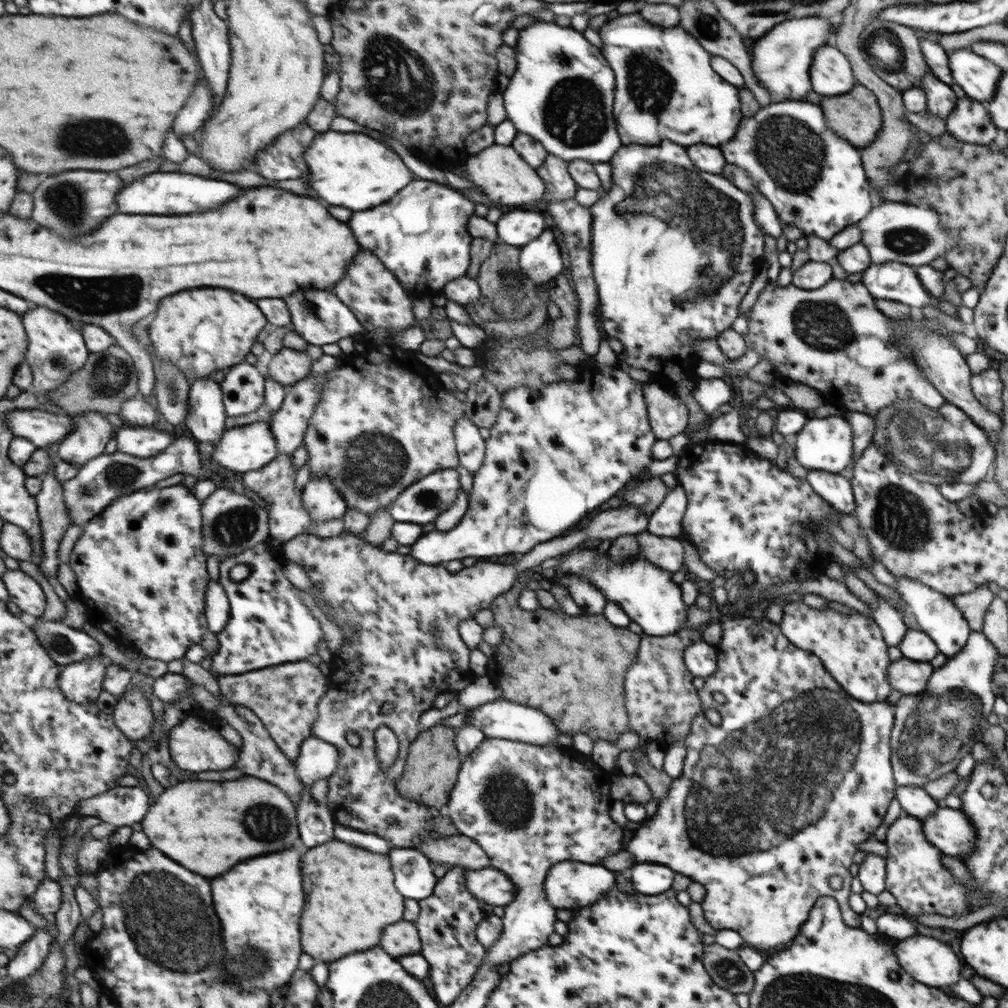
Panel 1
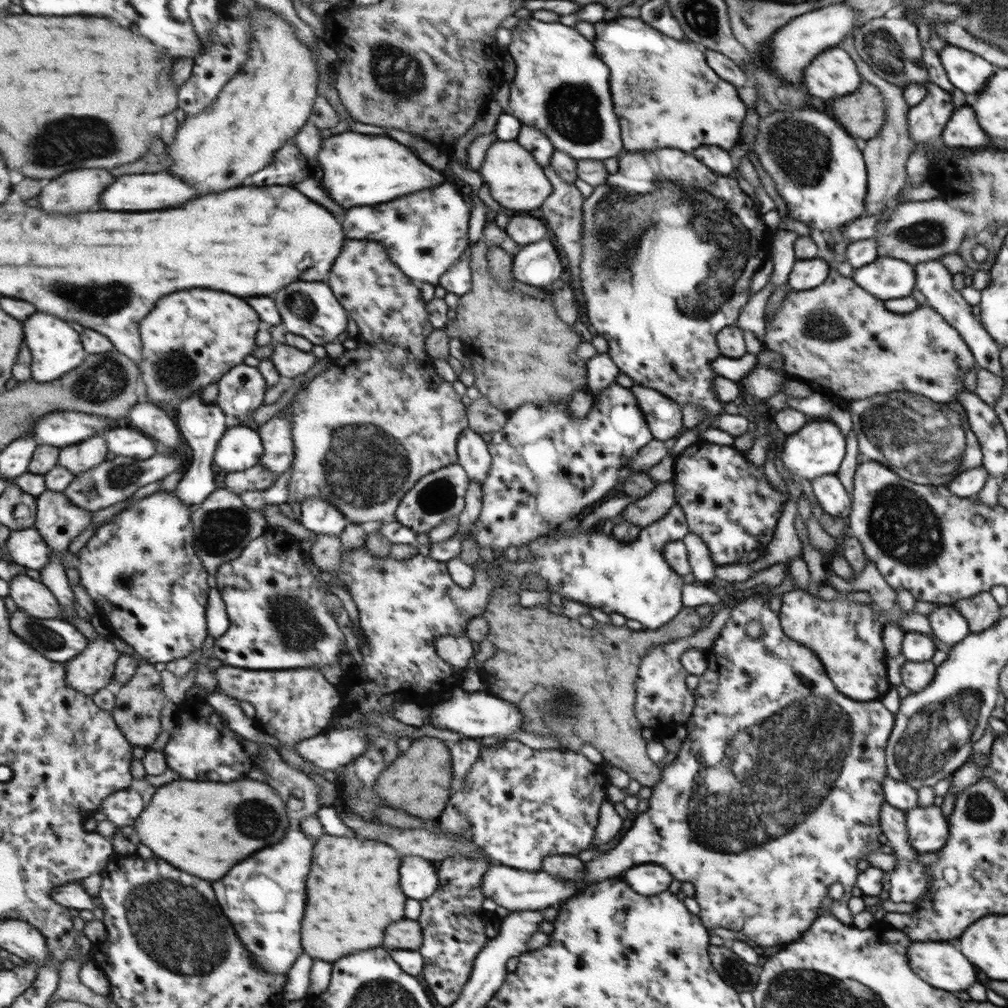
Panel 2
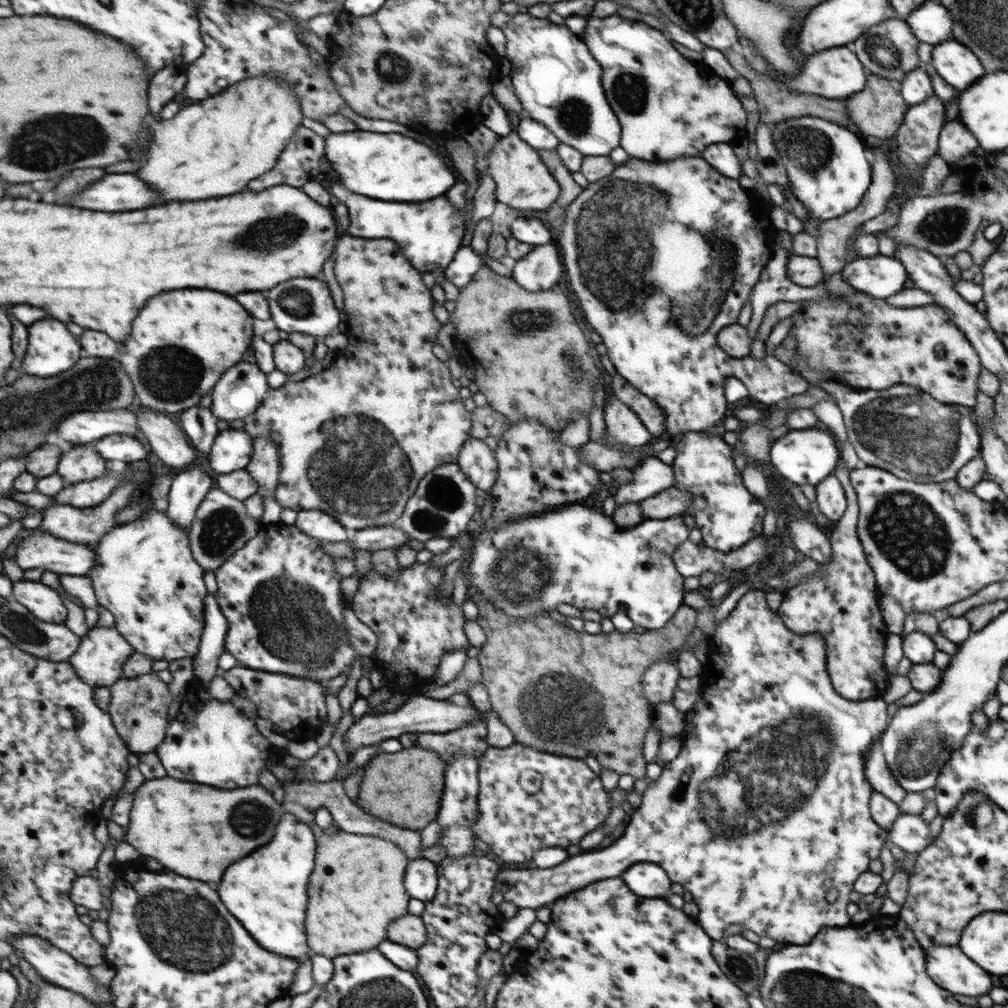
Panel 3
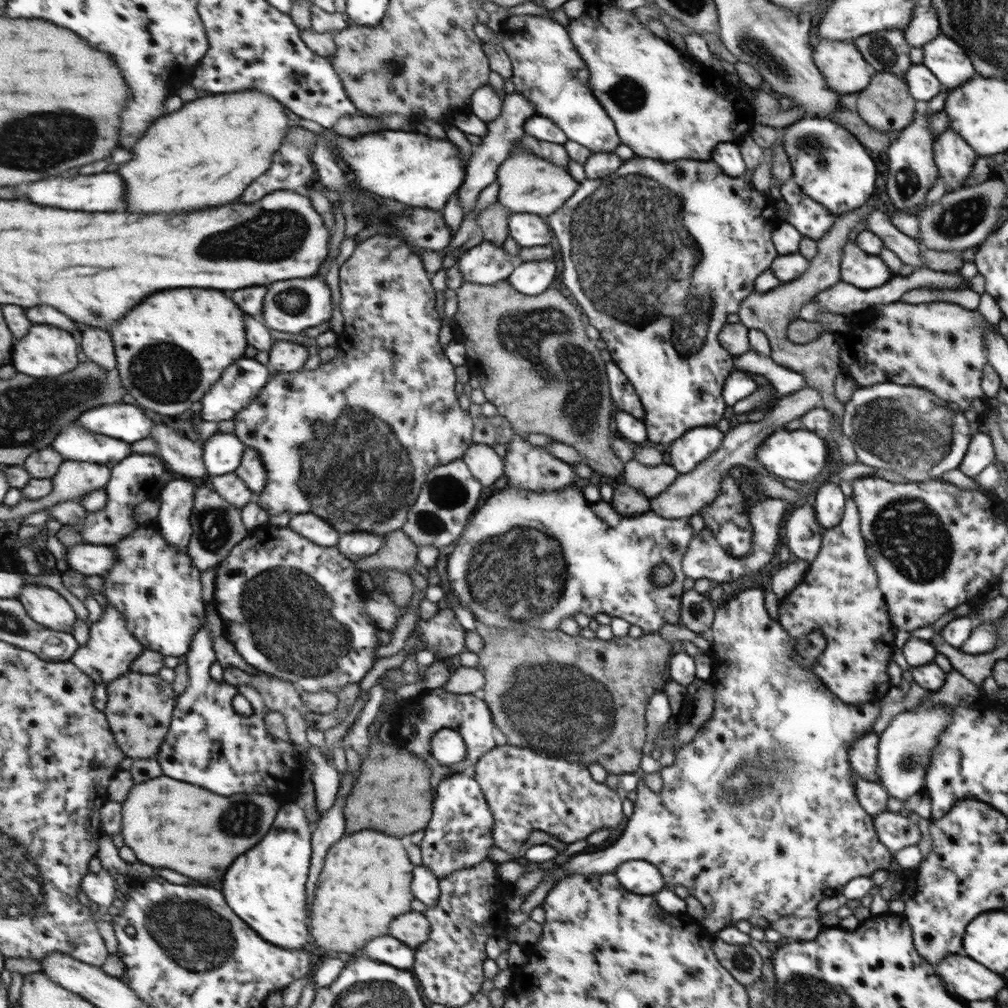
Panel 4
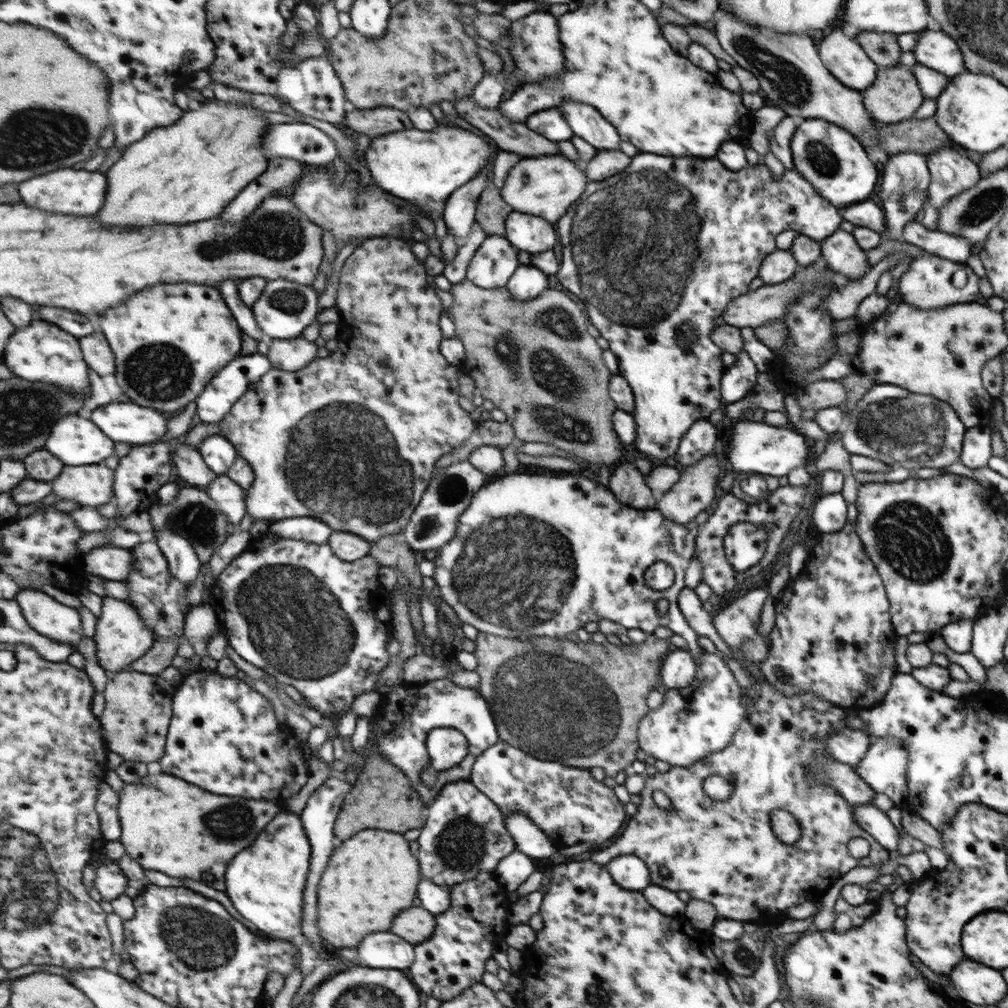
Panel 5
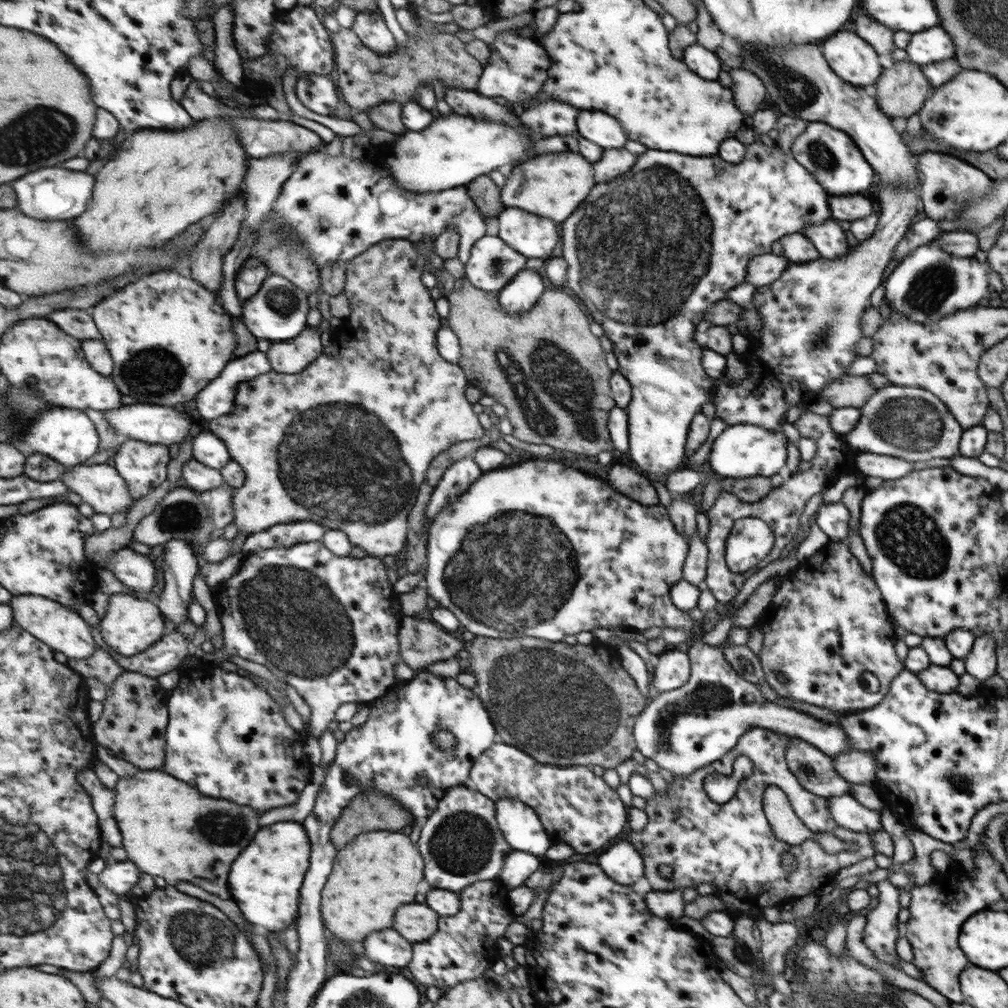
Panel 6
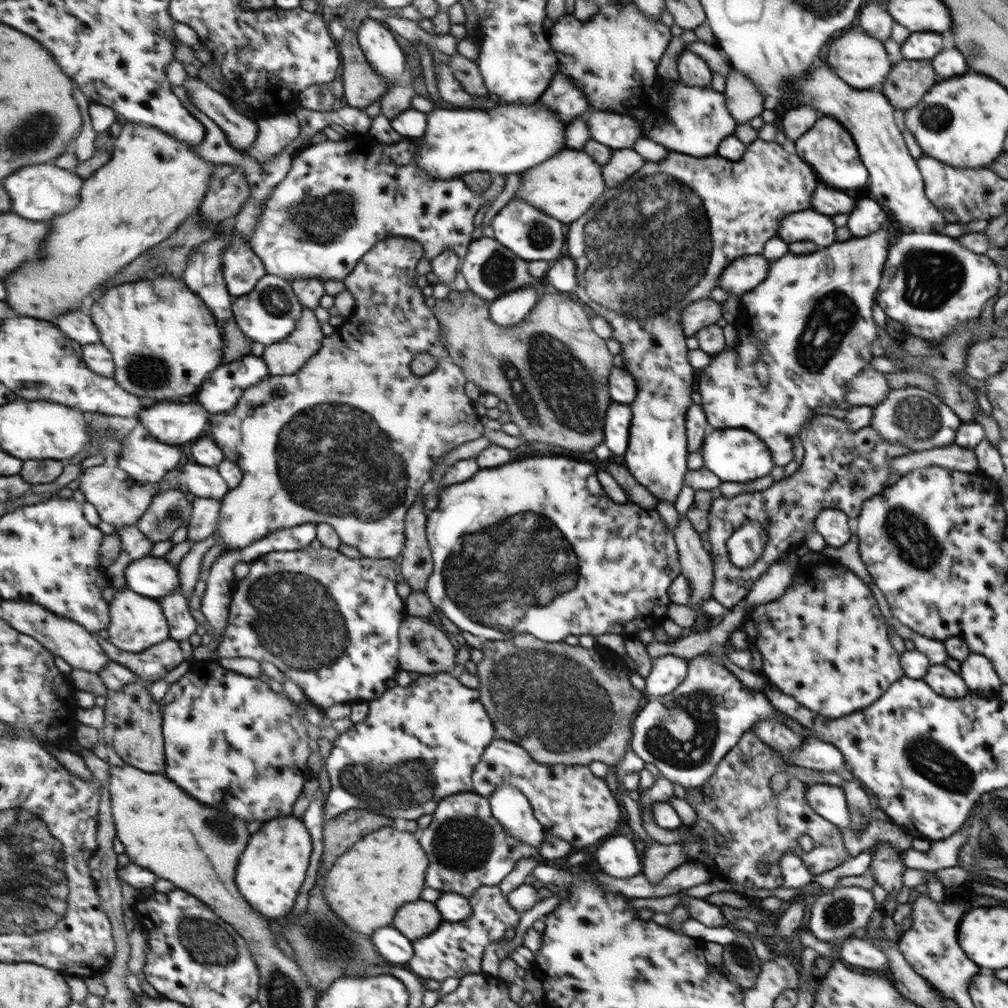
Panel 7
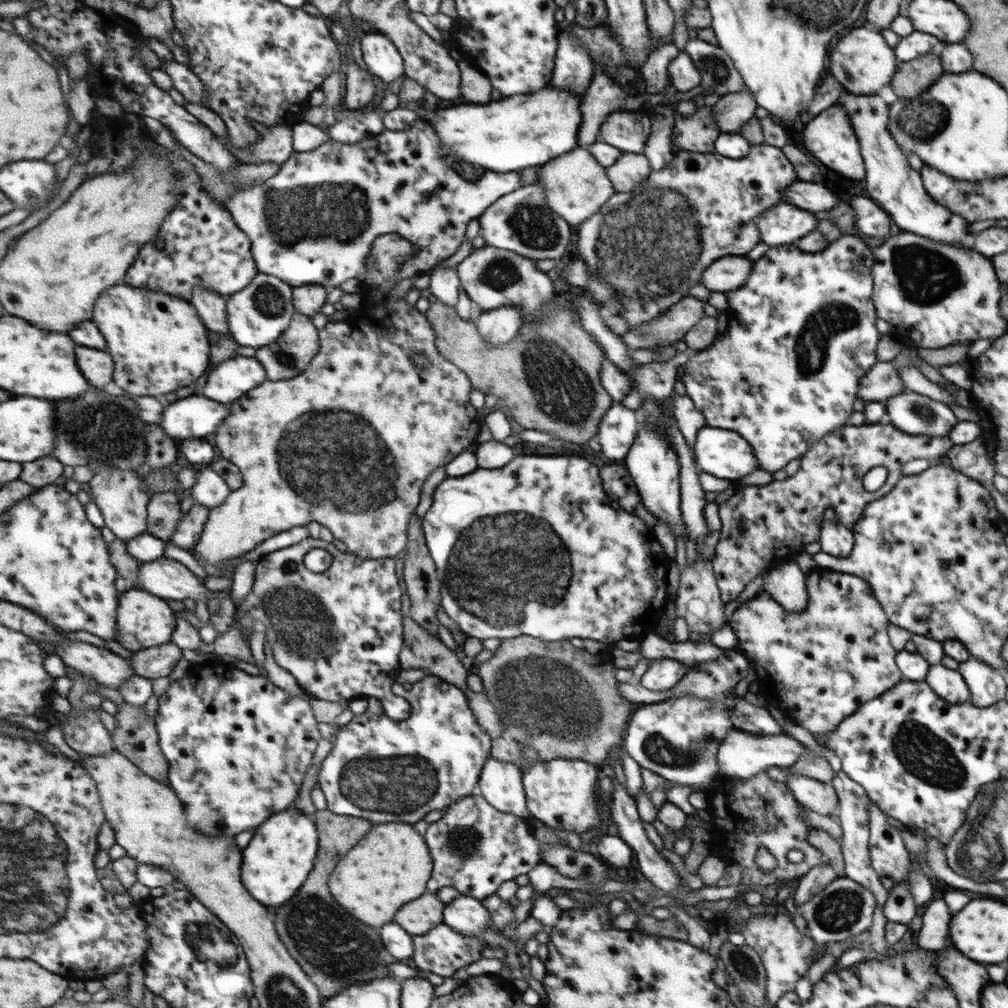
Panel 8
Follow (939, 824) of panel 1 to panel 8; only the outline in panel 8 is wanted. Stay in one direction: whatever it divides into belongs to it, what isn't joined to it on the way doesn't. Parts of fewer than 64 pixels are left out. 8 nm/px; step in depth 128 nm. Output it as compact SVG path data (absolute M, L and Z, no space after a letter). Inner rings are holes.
M797 773L787 775L783 782L799 805L825 816L833 816L837 810L837 796L830 783L822 783Z

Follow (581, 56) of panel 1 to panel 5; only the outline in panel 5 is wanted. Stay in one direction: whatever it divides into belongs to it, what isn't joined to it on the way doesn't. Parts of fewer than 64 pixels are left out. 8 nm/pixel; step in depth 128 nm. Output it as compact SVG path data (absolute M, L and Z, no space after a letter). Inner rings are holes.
M547 10L533 11L509 24L507 28L509 36L509 53L514 61L518 72L523 73L523 80L520 82L539 84L539 81L547 77L555 77L563 73L566 68L560 42L560 28L557 19ZM571 100L553 107L561 111L574 136L587 141L598 151L617 150L621 144L622 140L615 127L607 122L595 107Z

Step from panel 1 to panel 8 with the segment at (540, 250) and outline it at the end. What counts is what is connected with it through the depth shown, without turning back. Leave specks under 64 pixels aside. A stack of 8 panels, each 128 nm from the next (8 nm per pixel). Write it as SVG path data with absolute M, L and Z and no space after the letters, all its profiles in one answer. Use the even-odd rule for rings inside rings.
M501 306L501 308L478 311L474 321L483 339L491 342L491 346L499 346L507 344L514 338L524 322L524 315L519 306Z

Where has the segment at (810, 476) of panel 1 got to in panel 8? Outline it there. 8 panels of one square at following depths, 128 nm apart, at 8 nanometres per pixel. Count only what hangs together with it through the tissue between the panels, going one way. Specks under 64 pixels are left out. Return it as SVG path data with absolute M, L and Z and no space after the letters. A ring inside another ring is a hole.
M827 508L825 516L822 517L821 537L818 543L821 552L833 558L845 558L853 552L853 532L838 522L831 508Z

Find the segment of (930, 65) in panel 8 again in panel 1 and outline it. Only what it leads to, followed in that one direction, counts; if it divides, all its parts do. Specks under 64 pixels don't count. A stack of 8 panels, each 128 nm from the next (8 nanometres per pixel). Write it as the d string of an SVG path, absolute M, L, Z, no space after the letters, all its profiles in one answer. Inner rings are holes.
M859 84L843 96L823 98L821 108L827 114L827 126L854 147L869 145L882 125L882 112L875 95Z

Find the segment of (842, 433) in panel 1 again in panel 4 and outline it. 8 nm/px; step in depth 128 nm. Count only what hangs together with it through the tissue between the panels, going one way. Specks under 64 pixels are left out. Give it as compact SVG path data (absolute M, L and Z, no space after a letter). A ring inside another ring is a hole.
M783 428L775 429L765 438L755 453L754 460L767 473L772 473L781 479L789 479L797 483L801 480L813 480L817 476L817 472L823 470L827 452L823 446L823 440L817 438L815 433L809 430L791 430L787 431Z

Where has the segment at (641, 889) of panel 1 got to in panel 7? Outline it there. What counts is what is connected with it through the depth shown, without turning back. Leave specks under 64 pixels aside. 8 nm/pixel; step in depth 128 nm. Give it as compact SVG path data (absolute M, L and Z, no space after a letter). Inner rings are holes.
M611 835L595 850L595 862L603 874L612 878L630 878L642 872L639 847L625 835Z

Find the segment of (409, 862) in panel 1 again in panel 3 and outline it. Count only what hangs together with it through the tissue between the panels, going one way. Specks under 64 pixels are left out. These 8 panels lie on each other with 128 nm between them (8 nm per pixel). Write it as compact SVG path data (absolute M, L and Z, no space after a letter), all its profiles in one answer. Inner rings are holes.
M419 857L411 860L407 868L407 894L425 904L436 894L437 871L431 861Z

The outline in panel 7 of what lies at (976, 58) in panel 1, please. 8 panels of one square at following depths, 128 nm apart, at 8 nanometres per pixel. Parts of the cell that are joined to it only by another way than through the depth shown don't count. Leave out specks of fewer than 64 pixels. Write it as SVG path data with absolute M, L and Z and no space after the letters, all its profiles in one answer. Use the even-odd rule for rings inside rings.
M933 32L910 33L900 46L904 60L931 61L942 51L940 34Z

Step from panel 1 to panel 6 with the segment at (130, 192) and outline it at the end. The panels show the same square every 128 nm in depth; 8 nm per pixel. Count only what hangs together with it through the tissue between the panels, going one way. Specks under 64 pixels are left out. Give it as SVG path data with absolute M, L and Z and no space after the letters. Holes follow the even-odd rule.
M63 166L63 168L35 170L12 184L15 184L13 188L19 196L19 208L23 210L23 214L31 214L33 218L47 218L47 220L67 220L67 218L75 218L77 214L83 214L87 206L91 206L95 176Z

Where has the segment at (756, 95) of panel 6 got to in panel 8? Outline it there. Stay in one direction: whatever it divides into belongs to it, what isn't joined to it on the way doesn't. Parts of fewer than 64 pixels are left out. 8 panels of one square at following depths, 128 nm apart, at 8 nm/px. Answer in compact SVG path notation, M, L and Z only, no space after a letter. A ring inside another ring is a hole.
M748 90L731 92L719 97L711 107L714 111L715 122L723 133L737 133L741 126L754 116L758 104Z

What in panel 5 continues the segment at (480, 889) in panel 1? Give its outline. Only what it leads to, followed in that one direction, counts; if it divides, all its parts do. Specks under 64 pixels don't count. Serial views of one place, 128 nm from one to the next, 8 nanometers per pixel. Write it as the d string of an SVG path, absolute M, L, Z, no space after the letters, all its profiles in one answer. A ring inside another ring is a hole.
M761 588L751 589L746 592L743 596L738 597L730 604L723 607L717 614L712 617L712 625L714 626L717 633L719 633L719 638L723 640L723 642L727 643L731 649L735 649L741 657L745 657L745 659L749 659L751 661L751 666L749 668L745 668L746 671L749 672L750 676L753 677L756 681L760 681L760 684L754 684L751 687L745 688L747 697L749 697L749 708L747 708L747 716L743 718L742 724L738 726L738 729L735 730L734 736L731 737L729 744L725 749L719 750L718 753L712 753L709 757L703 758L700 762L695 762L694 765L685 766L685 768L681 768L681 766L671 766L669 770L666 772L656 771L653 775L647 776L644 775L645 784L643 784L643 788L641 792L639 792L639 796L641 802L637 805L635 814L631 815L631 818L628 819L627 824L624 826L623 834L619 836L613 842L605 848L605 850L601 850L601 852L597 852L597 854L593 854L591 856L591 860L594 863L599 863L600 865L606 866L606 864L610 864L611 858L615 856L619 856L619 854L633 854L640 858L647 866L649 880L652 885L656 885L666 890L677 893L678 891L685 891L689 894L690 898L695 898L697 900L703 900L704 902L709 902L717 912L716 920L721 919L729 919L735 920L737 922L756 922L756 923L764 923L772 928L778 926L782 923L783 920L787 919L785 909L793 906L799 905L803 902L816 902L820 901L824 896L826 891L836 882L837 879L841 879L842 875L845 875L848 870L851 868L855 868L855 866L879 866L879 863L887 862L889 860L890 852L883 848L878 842L875 842L875 839L872 835L867 834L867 831L863 830L861 826L859 826L858 822L855 819L854 808L846 802L841 794L833 786L830 786L829 783L819 782L819 784L810 783L808 781L808 772L810 772L810 766L815 764L815 757L819 759L819 757L825 757L829 754L827 751L827 737L831 736L831 733L835 733L837 729L847 728L848 725L845 723L845 714L854 714L855 716L859 716L858 709L843 709L842 707L835 706L835 704L831 704L831 702L827 702L827 700L823 700L819 698L818 695L815 695L813 692L800 693L795 694L795 696L786 696L785 694L779 694L779 690L773 686L770 686L769 683L766 682L765 676L762 674L762 670L760 669L760 664L762 664L763 660L766 660L767 653L770 652L771 642L768 636L757 636L757 632L755 632L755 626L757 626L757 622L759 622L759 612L761 612L761 604L767 600L767 592ZM709 775L719 775L721 777L725 777L731 785L733 785L733 792L731 792L731 796L727 798L727 800L723 800L723 802L719 802L719 800L711 800L705 792L703 792L703 779ZM655 790L661 790L664 794L672 801L672 811L667 811L665 809L657 807L653 800L651 799L652 792ZM774 808L783 808L790 812L792 816L795 818L797 823L799 823L799 833L801 836L797 838L793 844L783 844L779 838L777 838L774 832L771 830L771 824L769 824L769 814ZM855 836L859 836L859 838L865 838L869 843L870 849L865 857L861 857L858 859L853 858L849 855L847 850L847 842L850 838L855 838ZM661 866L665 866L669 872L669 875L666 878L660 878L658 875L659 868Z

